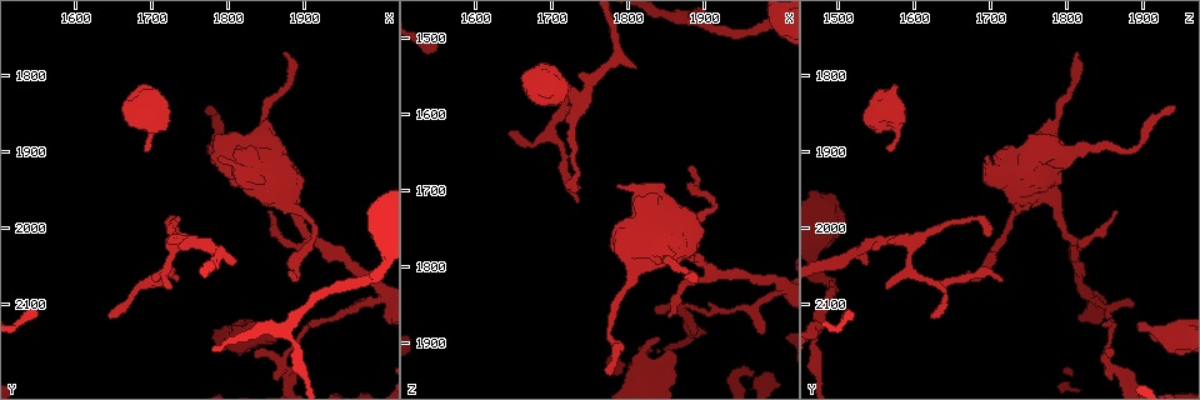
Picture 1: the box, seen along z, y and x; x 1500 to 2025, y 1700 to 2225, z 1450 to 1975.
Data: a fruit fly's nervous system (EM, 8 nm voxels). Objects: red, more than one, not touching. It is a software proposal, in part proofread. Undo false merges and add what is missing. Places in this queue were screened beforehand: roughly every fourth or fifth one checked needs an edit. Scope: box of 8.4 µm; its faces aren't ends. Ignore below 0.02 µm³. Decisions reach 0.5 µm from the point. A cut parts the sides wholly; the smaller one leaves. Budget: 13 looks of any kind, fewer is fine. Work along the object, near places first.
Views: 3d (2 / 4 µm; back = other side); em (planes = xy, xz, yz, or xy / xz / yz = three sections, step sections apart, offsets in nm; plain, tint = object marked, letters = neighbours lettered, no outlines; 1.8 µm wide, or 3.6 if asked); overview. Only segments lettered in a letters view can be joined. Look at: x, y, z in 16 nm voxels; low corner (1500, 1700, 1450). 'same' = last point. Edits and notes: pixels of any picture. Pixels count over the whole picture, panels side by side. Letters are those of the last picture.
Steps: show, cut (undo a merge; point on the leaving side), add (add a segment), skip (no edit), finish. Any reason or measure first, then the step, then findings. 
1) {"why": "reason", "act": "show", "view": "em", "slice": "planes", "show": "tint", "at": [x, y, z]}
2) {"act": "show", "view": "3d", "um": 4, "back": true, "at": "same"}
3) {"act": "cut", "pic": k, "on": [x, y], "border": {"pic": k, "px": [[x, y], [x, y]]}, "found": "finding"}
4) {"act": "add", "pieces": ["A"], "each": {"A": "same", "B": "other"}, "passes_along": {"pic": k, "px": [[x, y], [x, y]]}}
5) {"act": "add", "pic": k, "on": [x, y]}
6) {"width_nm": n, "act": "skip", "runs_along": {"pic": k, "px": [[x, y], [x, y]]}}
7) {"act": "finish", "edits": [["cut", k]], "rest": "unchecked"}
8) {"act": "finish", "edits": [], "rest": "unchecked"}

{"why": "free end", "act": "show", "view": "em", "slice": "planes", "show": "letters", "at": [1640, 2115, 1625]}

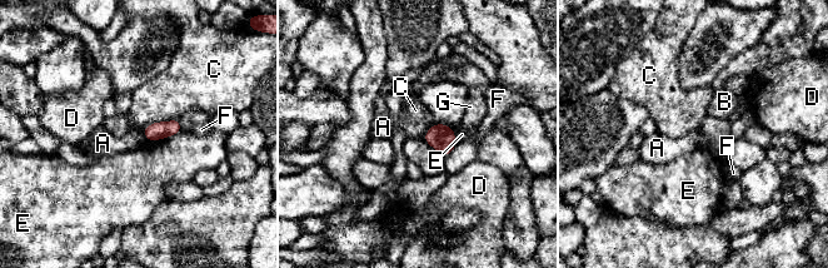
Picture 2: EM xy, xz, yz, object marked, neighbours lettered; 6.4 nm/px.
{"width_nm": 110, "act": "skip", "each": {"A": "other", "B": "other", "C": "other", "D": "other", "E": "other", "F": "other", "G": "other"}, "border": {"pic": 2, "px": [[432, 125], [422, 138]]}, "found": "none of them fits"}

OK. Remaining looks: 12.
{"why": "an open end", "act": "show", "view": "em", "slice": "planes", "show": "letters", "at": [1810, 2045, 1535]}

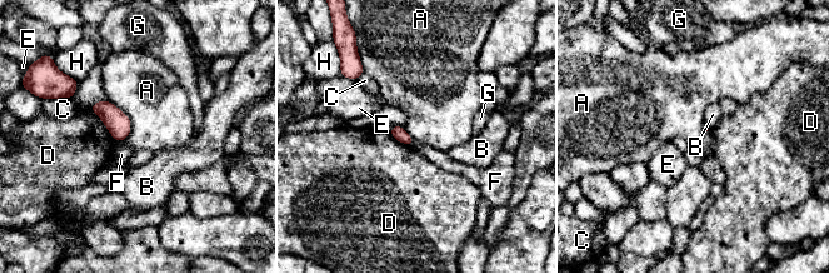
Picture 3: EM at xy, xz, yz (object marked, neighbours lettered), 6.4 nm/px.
{"act": "skip", "each": {"A": "other", "B": "other", "C": "other", "D": "other", "E": "other", "F": "other", "G": "other", "H": "other"}, "border": {"pic": 3, "px": [[108, 99], [129, 119], [123, 142]]}, "found": "no lettered segment goes on from it"}

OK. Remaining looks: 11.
{"why": "end of a long branch", "act": "show", "view": "em", "slice": "planes", "show": "letters", "at": [1690, 1905, 1575]}

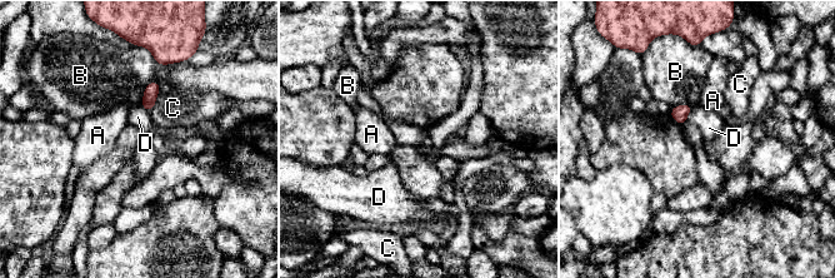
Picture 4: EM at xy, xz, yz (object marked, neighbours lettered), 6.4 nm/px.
{"act": "skip", "each": {"A": "other", "B": "other", "C": "other", "D": "other"}, "border": {"pic": 4, "px": [[694, 107], [688, 114], [686, 120]]}, "found": "no lettered segment goes on from it"}

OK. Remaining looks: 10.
{"why": "branch stops here", "act": "show", "view": "em", "um": 3.6, "slice": "xz", "step": 16, "show": "letters", "at": [1815, 1905, 1705]}

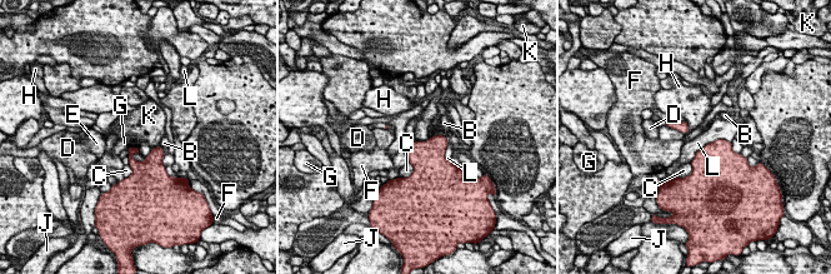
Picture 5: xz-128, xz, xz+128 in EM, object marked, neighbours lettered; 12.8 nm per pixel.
{"act": "skip", "each": {"B": "other", "C": "other", "D": "other", "E": "other", "F": "other", "G": "other", "H": "other", "J": "other", "K": "other", "L": "other"}, "border": {"pic": 5, "px": [[730, 142], [706, 143], [690, 163]]}, "found": "no lettered segment goes on from it"}

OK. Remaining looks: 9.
{"why": "free end", "act": "show", "view": "em", "slice": "planes", "show": "plain", "at": [1870, 1775, 1815]}

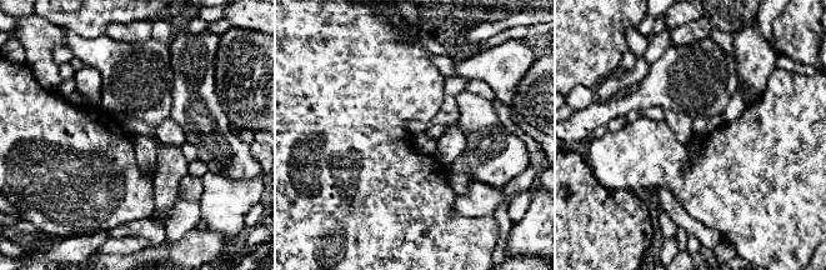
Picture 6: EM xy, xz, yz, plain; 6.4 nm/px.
{"act": "show", "view": "em", "slice": "planes", "show": "letters", "at": "same"}

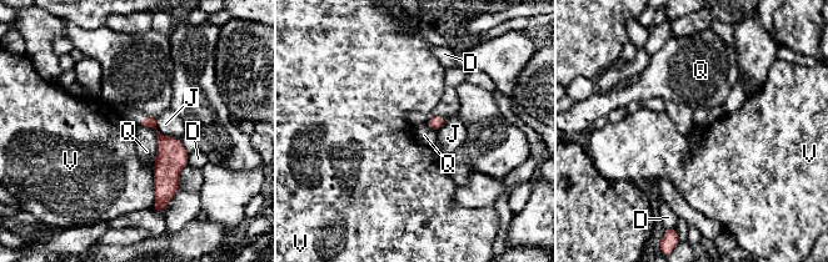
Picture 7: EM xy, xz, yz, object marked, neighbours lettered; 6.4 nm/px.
{"longest_contact_nm": ["Q", 280], "act": "skip", "each": {"D": "other", "J": "other", "Q": "other", "V": "other"}, "runs_along": {"pic": 7, "px": [[146, 121], [165, 144], [158, 201]]}, "found": "no lettered segment goes on from it"}

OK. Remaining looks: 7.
{"act": "finish", "edits": [], "rest": "unchecked"}

